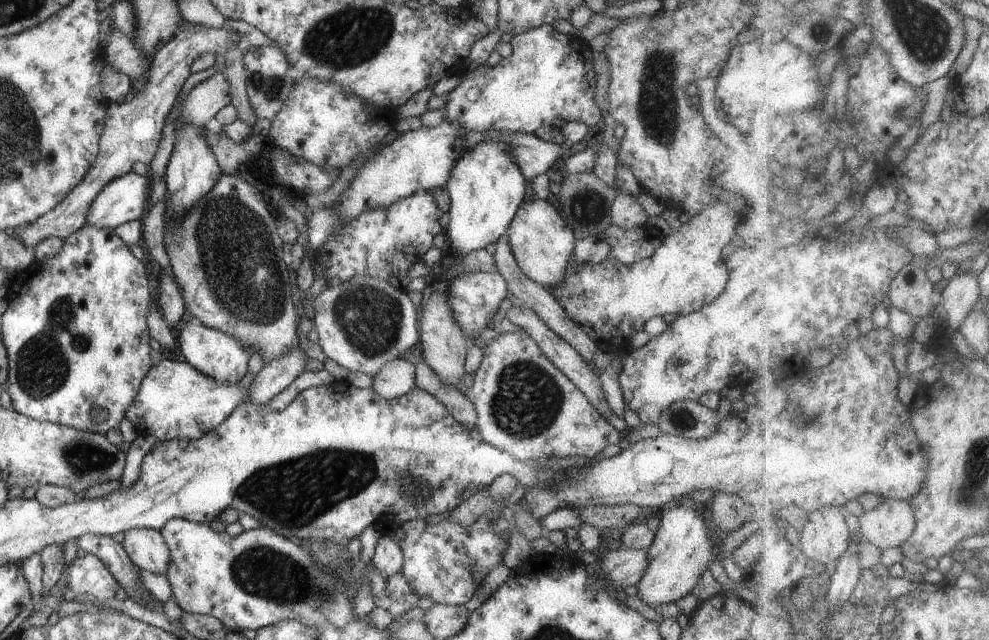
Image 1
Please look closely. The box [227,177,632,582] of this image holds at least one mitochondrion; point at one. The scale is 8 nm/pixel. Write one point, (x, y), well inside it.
(296, 492)

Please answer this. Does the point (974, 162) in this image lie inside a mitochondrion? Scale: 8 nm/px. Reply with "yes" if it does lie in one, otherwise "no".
no

